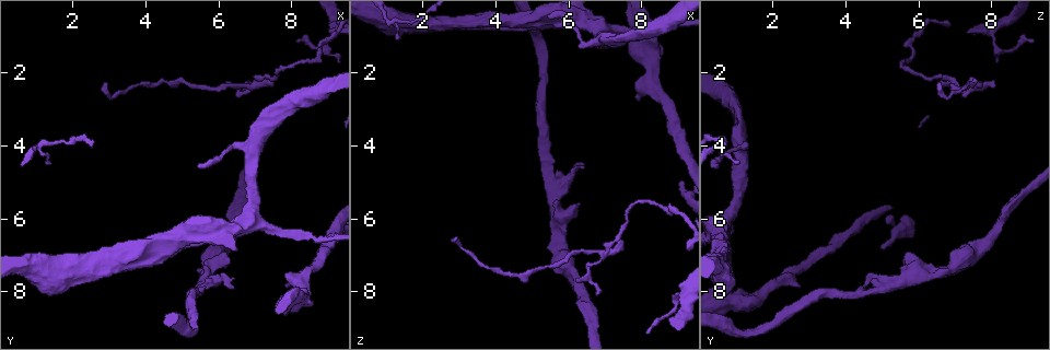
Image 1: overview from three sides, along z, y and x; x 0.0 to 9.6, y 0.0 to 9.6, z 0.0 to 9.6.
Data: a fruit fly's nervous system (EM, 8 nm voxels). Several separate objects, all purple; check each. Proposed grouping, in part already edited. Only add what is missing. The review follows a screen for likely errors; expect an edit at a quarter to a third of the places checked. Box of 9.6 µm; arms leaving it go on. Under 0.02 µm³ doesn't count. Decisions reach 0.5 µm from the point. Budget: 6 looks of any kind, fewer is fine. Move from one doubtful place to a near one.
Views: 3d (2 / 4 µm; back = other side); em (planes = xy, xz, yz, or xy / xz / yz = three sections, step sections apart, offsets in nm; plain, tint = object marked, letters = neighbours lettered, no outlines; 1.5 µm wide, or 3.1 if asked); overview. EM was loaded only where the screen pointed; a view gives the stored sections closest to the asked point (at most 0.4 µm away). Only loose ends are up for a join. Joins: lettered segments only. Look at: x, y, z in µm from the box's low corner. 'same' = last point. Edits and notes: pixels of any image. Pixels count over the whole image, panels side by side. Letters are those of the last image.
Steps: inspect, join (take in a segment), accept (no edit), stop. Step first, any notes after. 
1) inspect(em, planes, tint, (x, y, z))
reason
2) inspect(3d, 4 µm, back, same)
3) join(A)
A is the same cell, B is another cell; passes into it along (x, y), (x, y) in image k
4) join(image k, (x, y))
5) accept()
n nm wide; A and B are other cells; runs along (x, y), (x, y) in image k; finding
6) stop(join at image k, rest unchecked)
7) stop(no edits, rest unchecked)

inspect(em, planes, letters, (6.35, 7.15, 5.65))
free end

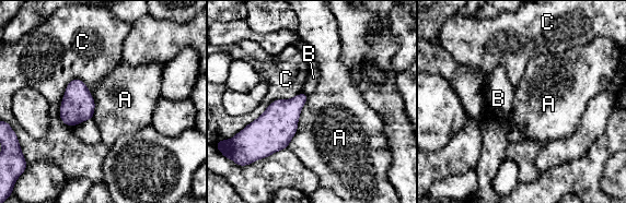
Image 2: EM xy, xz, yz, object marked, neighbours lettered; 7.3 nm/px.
accept()
A, B and C are other cells; border along (308, 96), (287, 147) in image 2; none of them fits

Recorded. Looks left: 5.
inspect(3d, 2 µm, (8.00, 7.85, 2.75))
an open end

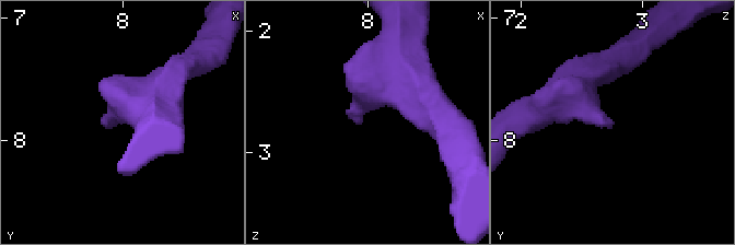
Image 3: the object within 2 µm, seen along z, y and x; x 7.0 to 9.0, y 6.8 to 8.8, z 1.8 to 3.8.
inspect(em, xz, step 8, tint, (7.94, 7.84, 2.76))
shape alone is not enough

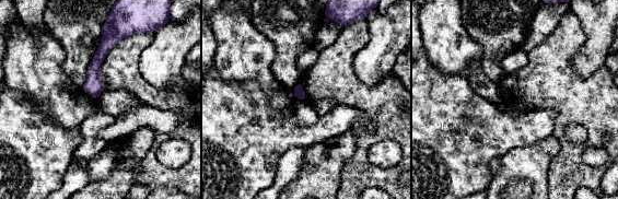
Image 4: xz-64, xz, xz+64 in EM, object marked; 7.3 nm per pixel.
inspect(em, xz, step 8, letters, same)

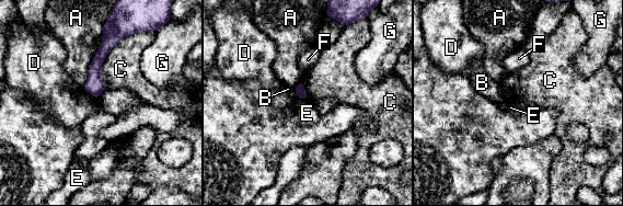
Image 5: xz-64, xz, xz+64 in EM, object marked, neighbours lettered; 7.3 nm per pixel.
accept()
A, B, C, D, E, F and G are other cells; border along (299, 98), (308, 100) in image 5; no lettered segment goes on from it

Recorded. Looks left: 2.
inspect(em, planes, letters, (4.45, 7.15, 0.80))
thick end

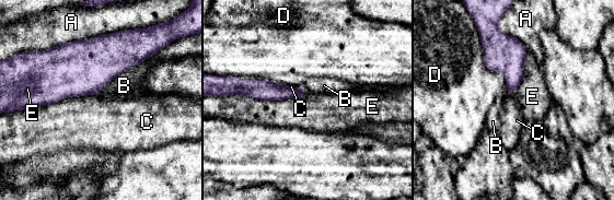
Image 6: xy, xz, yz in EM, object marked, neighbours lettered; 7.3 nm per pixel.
accept()
A, B, C, D and E are other cells; runs along (244, 87), (274, 92), (303, 92) in image 6; none of them fits

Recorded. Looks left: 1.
stop(no edits, rest unchecked)

